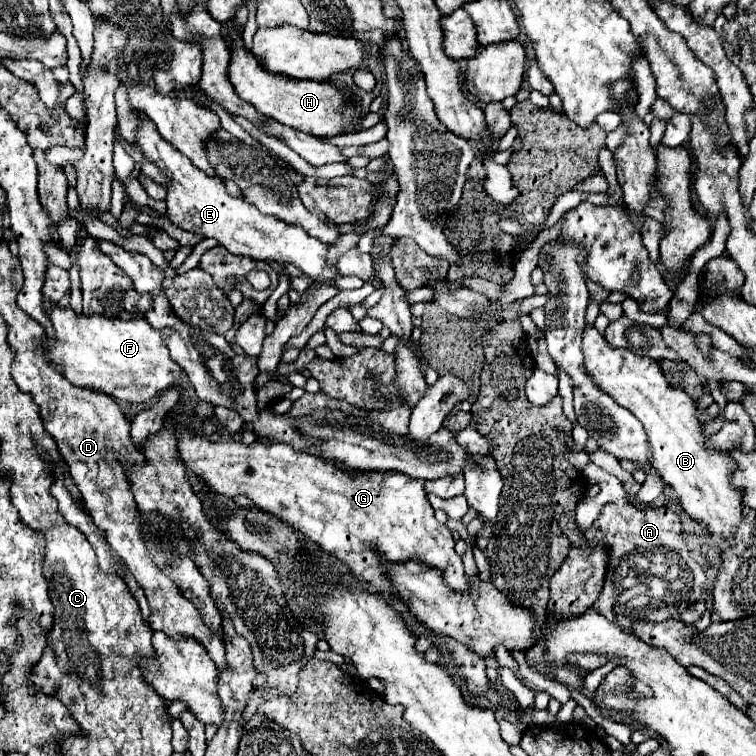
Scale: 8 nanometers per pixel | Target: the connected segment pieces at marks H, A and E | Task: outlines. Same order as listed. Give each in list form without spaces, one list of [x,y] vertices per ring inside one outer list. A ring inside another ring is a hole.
[[[238,27],[222,29],[222,37],[228,37],[230,41],[230,67],[228,67],[228,79],[234,85],[234,91],[242,101],[248,101],[256,107],[258,113],[264,117],[276,119],[282,125],[288,125],[292,129],[310,133],[314,137],[334,137],[340,135],[346,129],[352,129],[360,117],[354,117],[356,113],[350,113],[350,105],[346,105],[346,93],[338,89],[336,85],[328,85],[326,81],[298,81],[280,73],[266,71],[258,59],[244,47],[242,31]]]
[[[618,499],[614,503],[606,503],[598,519],[608,519],[608,521],[594,521],[588,529],[588,541],[590,545],[606,543],[606,547],[610,549],[610,561],[608,561],[608,577],[604,581],[604,589],[598,601],[592,605],[592,609],[596,609],[606,619],[618,623],[628,633],[632,633],[634,621],[640,619],[664,621],[666,617],[680,619],[680,611],[686,605],[692,605],[706,597],[706,575],[700,569],[700,565],[690,557],[688,547],[684,543],[680,519],[670,507],[636,509],[634,505],[630,505],[628,499]]]
[[[136,111],[138,117],[138,131],[136,131],[136,143],[144,157],[154,163],[164,177],[170,181],[166,203],[168,203],[168,221],[184,231],[198,233],[204,237],[214,237],[222,247],[226,247],[234,255],[246,255],[256,261],[276,261],[276,263],[294,263],[300,267],[306,275],[310,275],[316,281],[334,281],[338,289],[358,289],[364,285],[360,277],[346,277],[336,267],[328,267],[326,263],[326,251],[328,245],[322,243],[316,237],[310,237],[304,229],[298,229],[294,225],[286,225],[284,221],[278,221],[276,217],[262,215],[254,205],[242,201],[240,197],[230,197],[224,189],[224,183],[220,177],[210,177],[198,167],[192,165],[178,149],[174,149],[168,141],[164,141],[156,129],[156,125]]]

